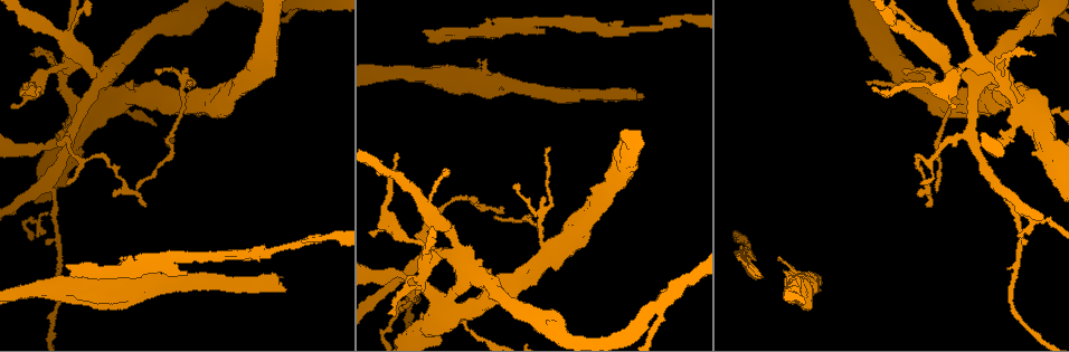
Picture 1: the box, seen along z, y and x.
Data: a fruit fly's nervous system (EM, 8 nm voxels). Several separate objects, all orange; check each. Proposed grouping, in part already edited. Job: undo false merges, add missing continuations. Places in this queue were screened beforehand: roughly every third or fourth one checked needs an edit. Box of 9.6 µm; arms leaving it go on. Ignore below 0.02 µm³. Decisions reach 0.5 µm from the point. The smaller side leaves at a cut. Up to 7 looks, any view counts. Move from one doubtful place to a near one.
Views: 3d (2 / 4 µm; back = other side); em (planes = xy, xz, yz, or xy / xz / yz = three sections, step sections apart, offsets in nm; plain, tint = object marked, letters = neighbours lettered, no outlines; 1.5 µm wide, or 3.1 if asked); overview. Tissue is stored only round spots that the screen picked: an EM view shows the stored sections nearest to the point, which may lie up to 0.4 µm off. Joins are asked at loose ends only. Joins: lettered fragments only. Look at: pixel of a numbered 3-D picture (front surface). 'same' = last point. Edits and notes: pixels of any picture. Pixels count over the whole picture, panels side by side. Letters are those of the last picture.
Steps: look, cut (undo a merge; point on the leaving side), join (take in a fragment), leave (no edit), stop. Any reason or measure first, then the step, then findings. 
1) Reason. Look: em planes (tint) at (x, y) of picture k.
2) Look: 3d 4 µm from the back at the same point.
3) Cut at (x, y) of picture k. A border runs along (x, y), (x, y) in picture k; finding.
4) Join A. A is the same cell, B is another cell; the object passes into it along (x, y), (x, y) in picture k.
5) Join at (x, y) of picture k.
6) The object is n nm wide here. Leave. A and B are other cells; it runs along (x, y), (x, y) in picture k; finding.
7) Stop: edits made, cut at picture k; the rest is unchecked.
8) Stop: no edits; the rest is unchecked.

An open end. Look: em planes (letters) at (67, 264) of picture 1.

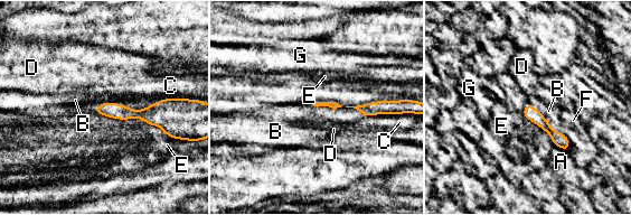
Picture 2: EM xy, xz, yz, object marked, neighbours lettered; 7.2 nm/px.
Join B. B is the same cell, A, C, D, E, F and G are other cells; the neuron continues.

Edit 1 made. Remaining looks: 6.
Free end. Look: em xz step 4 (tint) at (187, 272) of picture 1.

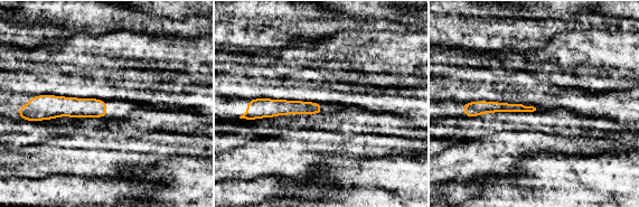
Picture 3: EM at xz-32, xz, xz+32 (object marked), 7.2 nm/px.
Cut it another way. Look: em planes (letters) at the same point.

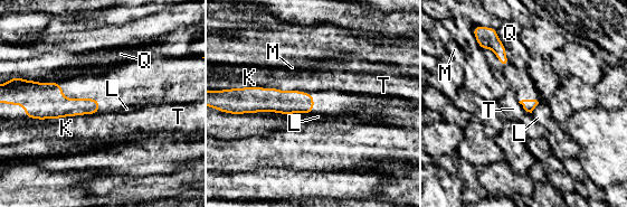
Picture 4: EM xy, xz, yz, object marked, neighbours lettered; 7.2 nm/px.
Leave. K, L, M, Q and T are other cells; no lettered fragment goes on from it.

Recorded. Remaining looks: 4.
Long arm stops here. Look: em xy step 4 (tint) at (285, 291) of picture 1.

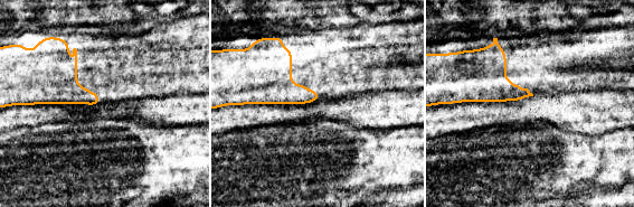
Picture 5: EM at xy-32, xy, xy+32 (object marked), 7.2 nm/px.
Another direction. Look: em yz step 8 (letters) at the same point.

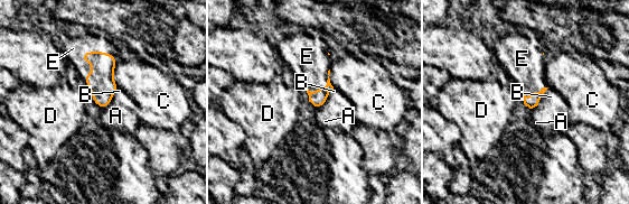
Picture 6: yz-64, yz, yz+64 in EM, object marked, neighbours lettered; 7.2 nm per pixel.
The longest contact is with E, 280 nm. Join E. E is the same cell, A, B, C and D are other cells; the neuron continues.

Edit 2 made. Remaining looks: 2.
Stop: edits made, join at picture 2, join at picture 6; the rest is unchecked.

